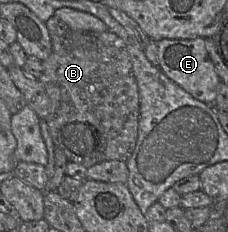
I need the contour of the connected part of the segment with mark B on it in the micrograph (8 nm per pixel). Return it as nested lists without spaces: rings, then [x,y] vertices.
[[[54,16],[45,25],[50,35],[51,53],[42,61],[43,72],[39,81],[50,100],[50,112],[45,121],[54,146],[64,152],[68,162],[87,169],[103,161],[127,162],[138,139],[139,90],[126,44],[109,30],[75,31]]]

